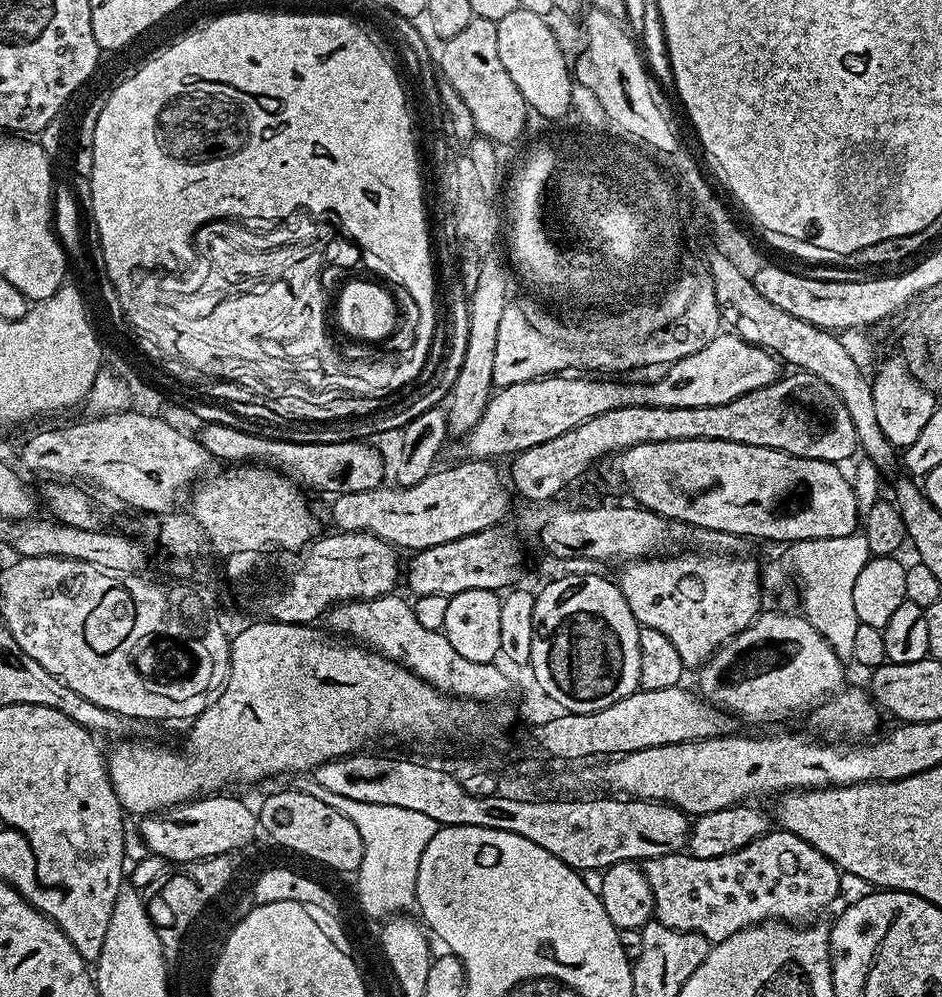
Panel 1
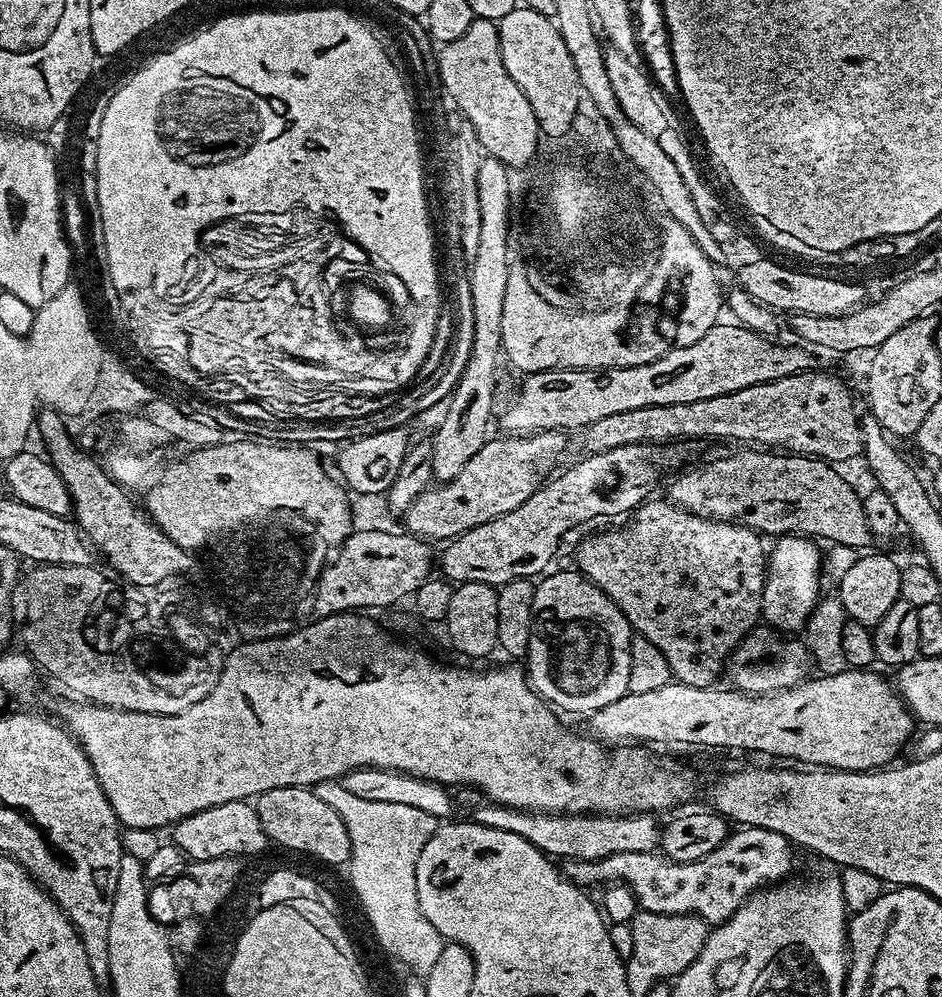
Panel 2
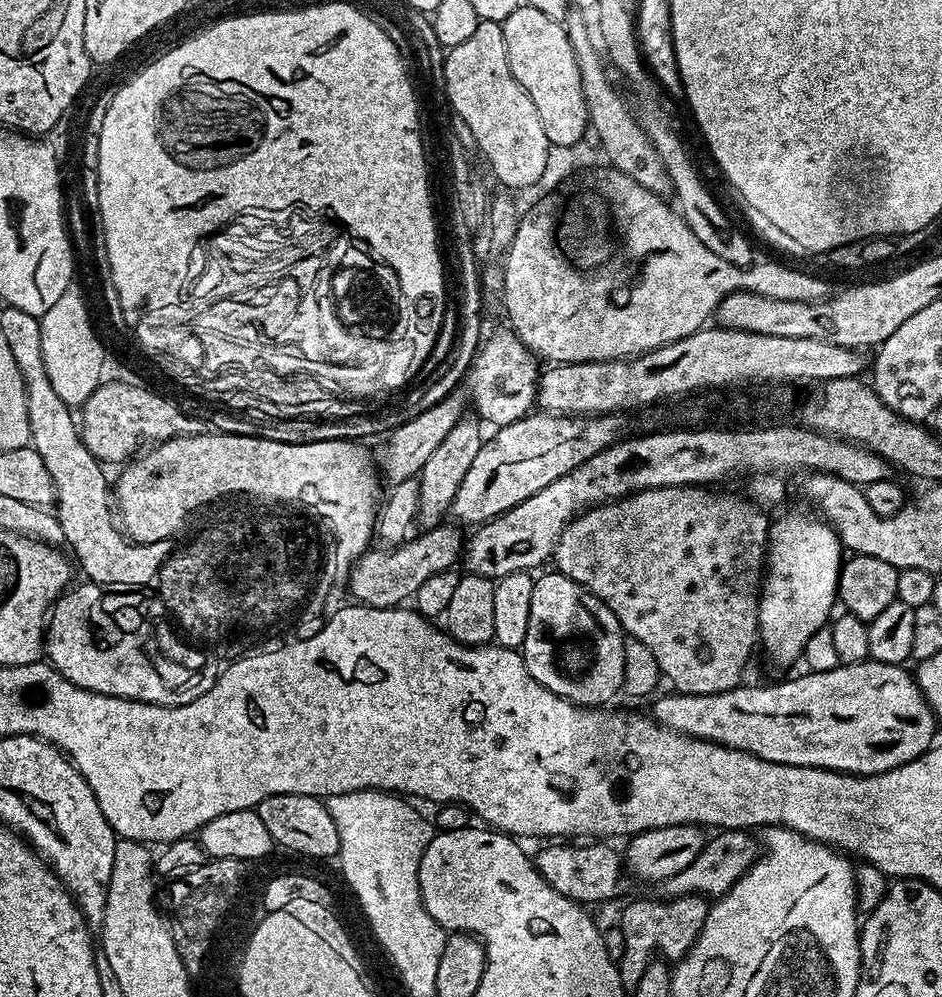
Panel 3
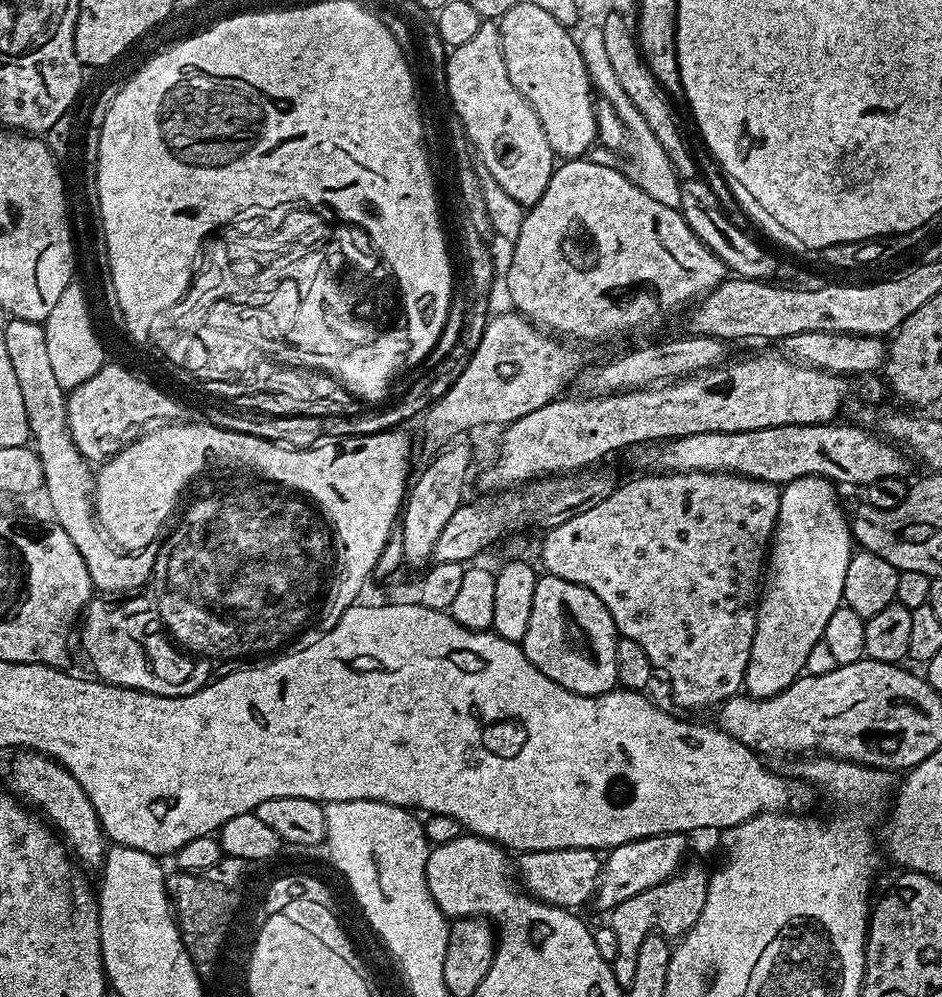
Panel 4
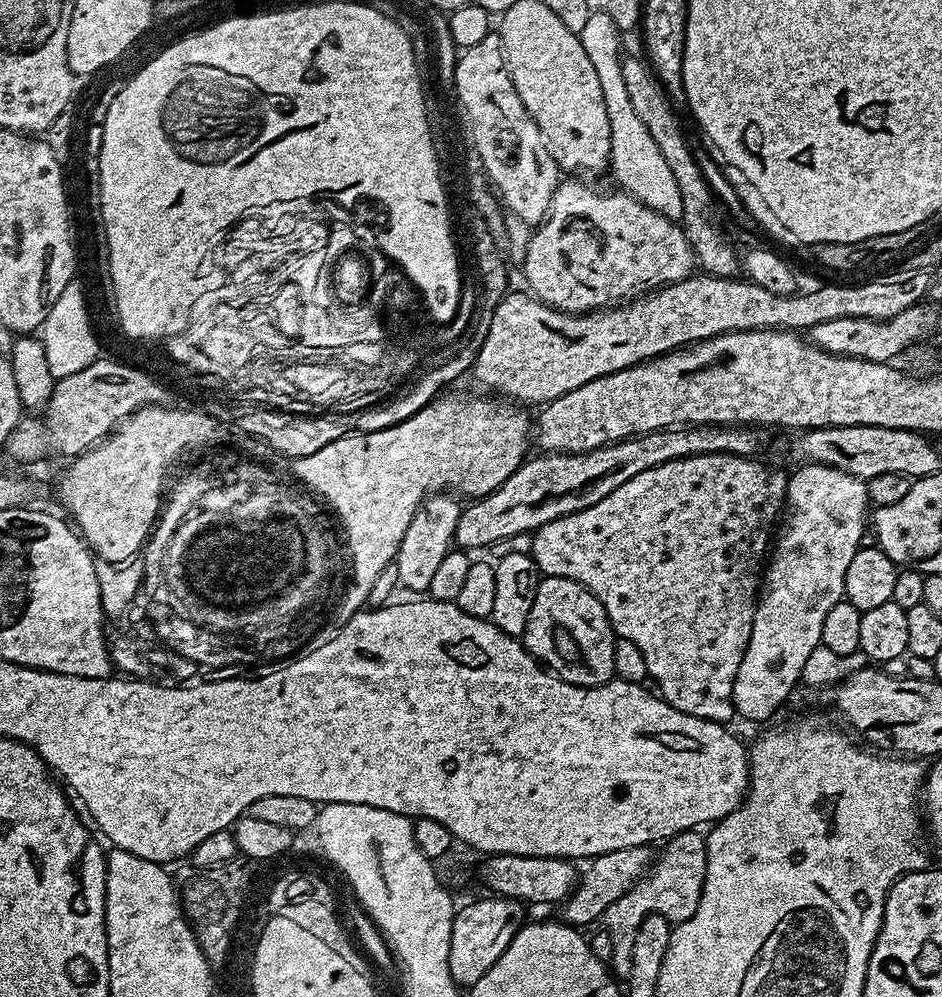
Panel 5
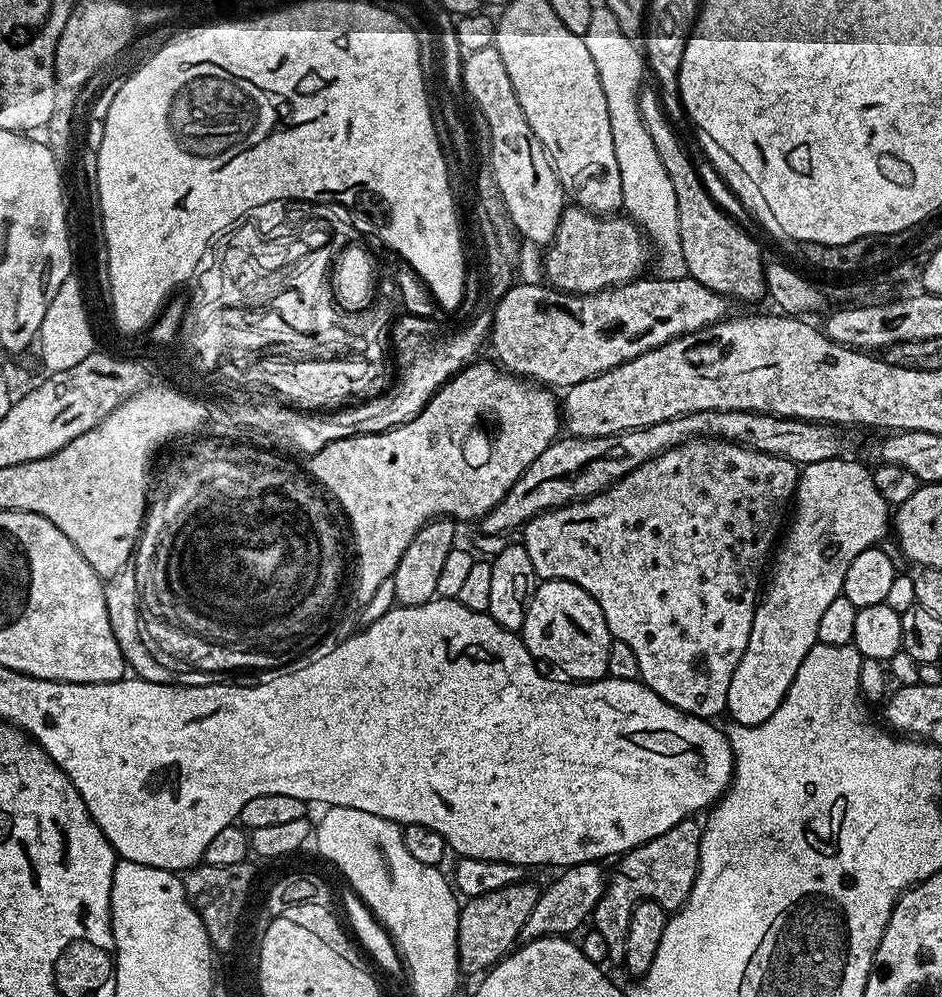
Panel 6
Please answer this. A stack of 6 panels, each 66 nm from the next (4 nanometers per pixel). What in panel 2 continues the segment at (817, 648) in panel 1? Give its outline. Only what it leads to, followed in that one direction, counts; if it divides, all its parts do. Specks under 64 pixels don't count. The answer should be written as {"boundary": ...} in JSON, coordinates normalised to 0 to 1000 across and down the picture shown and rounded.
{"boundary":[[[804,628],[791,638],[771,663],[771,682],[780,693],[795,696],[814,696],[829,694],[832,690],[844,690],[852,686],[859,677],[859,651],[818,628]]]}

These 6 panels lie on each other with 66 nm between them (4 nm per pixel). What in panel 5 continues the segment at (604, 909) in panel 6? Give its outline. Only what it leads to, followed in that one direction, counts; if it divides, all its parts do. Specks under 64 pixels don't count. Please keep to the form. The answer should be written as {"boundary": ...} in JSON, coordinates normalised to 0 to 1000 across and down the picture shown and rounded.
{"boundary":[[[727,832],[712,840],[704,848],[704,851],[706,850],[705,856],[702,859],[700,856],[690,878],[680,882],[679,886],[675,888],[673,898],[661,899],[657,909],[642,913],[639,927],[642,927],[648,934],[654,935],[650,939],[650,967],[648,963],[648,971],[655,980],[665,981],[671,976],[671,946],[675,943],[674,934],[686,918],[685,913],[688,913],[679,912],[679,907],[682,910],[688,911],[696,899],[695,918],[707,921],[714,928],[731,923],[737,917],[737,913],[741,913],[741,905],[745,901],[749,869],[752,868],[752,843],[748,840],[743,840],[743,837],[739,832]]]}

